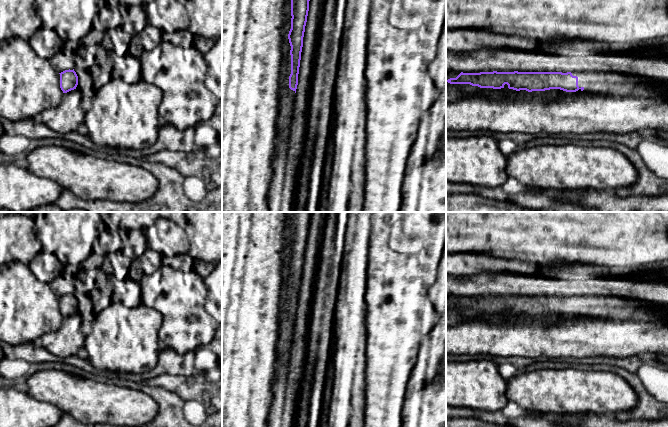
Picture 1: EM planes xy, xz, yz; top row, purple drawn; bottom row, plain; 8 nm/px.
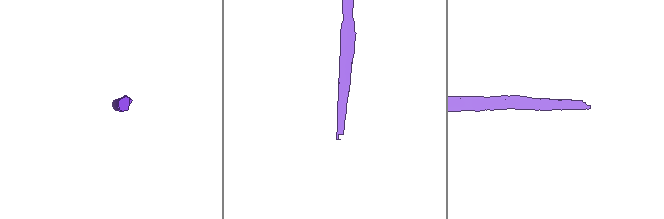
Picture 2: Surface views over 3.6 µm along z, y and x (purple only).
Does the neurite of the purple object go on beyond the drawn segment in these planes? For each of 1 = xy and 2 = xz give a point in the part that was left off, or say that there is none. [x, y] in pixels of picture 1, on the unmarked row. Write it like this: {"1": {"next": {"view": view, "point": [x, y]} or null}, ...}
{"1": {"next": null}, "2": {"next": null}}

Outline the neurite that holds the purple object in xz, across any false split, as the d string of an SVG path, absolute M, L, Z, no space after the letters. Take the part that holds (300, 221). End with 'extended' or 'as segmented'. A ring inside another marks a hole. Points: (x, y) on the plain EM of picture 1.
M293 212L291 215L291 253L288 258L291 270L291 298L289 300L289 312L296 317L298 298L303 271L303 261L307 240L311 212Z; as segmented

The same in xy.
M65 294L60 298L60 312L63 317L67 317L71 314L76 313L78 309L78 300L76 296L73 294Z; as segmented

